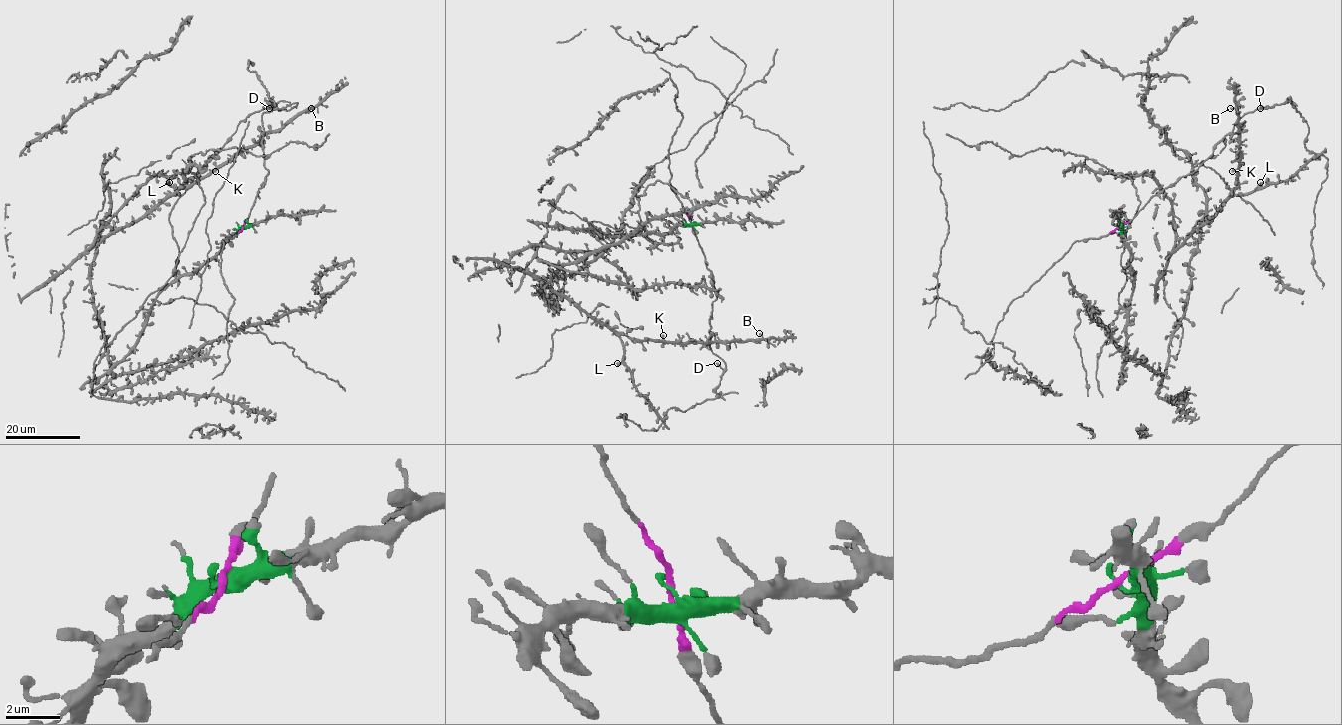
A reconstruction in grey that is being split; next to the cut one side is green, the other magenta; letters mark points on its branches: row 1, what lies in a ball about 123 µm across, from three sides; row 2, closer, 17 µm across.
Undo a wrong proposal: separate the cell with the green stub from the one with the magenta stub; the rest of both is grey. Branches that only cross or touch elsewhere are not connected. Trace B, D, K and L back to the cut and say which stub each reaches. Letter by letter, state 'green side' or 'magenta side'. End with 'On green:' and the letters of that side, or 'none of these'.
B: green side
D: magenta side
K: green side
L: green side
On green: B, K, L

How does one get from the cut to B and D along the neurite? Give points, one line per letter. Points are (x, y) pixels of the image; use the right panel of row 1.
B: (1118, 228), (1127, 309), (1140, 202), (1107, 173), (1149, 175), (1180, 245), (1237, 185), (1230, 107)
D: (1118, 228), (1130, 221), (1153, 196), (1193, 173), (1245, 114), (1268, 106), (1259, 108)

